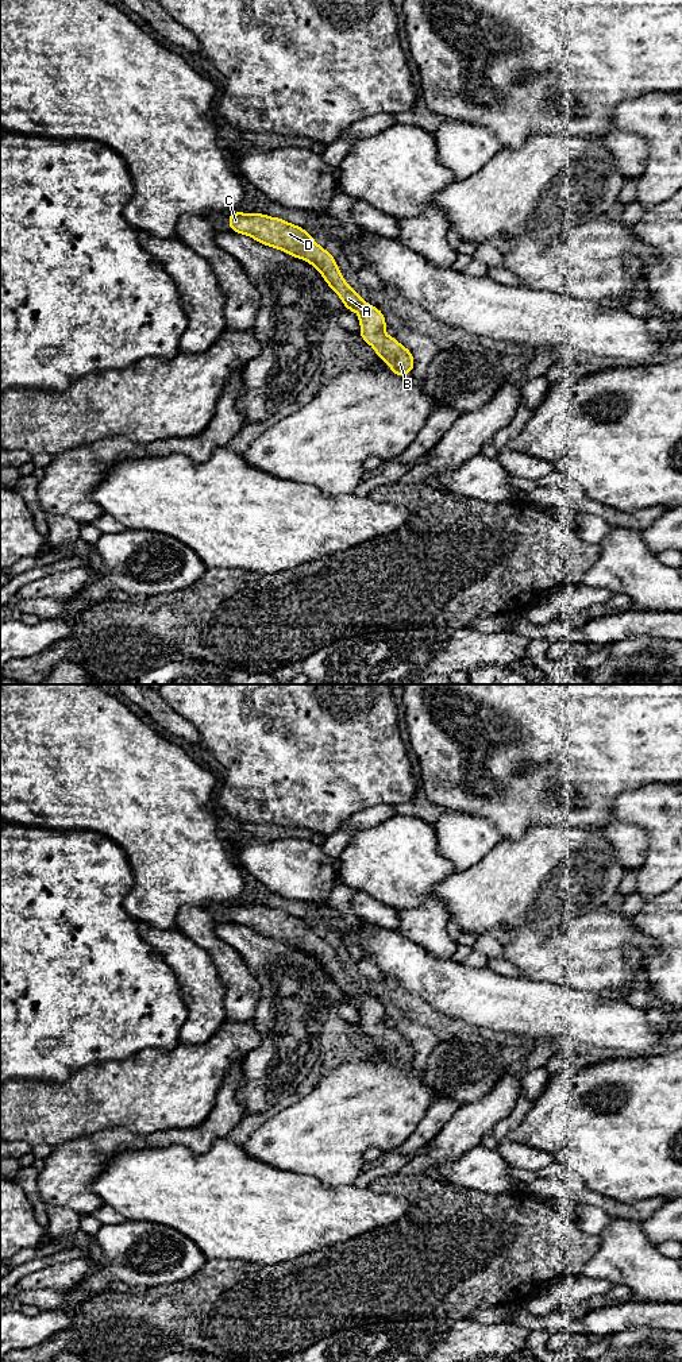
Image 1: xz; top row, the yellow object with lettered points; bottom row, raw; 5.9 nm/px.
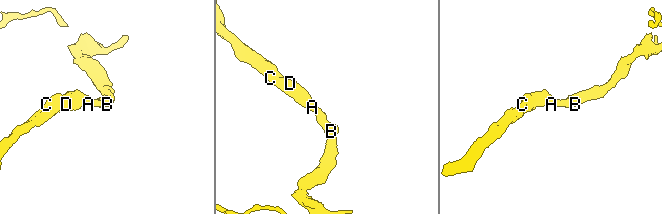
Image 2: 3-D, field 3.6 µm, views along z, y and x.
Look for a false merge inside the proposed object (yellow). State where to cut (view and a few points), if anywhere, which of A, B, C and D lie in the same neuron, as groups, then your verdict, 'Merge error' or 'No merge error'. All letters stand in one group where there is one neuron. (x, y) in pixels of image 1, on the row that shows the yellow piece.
No split. Groups: A B C D. No merge error

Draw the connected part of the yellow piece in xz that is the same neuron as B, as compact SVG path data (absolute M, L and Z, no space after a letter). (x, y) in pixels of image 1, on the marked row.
M228 213L231 231L243 234L254 240L282 250L285 254L303 259L319 270L331 290L336 293L351 312L358 312L359 336L370 344L375 355L389 364L394 375L412 373L415 358L396 337L385 333L384 313L365 300L350 286L338 269L335 258L303 228L280 217L265 213Z

